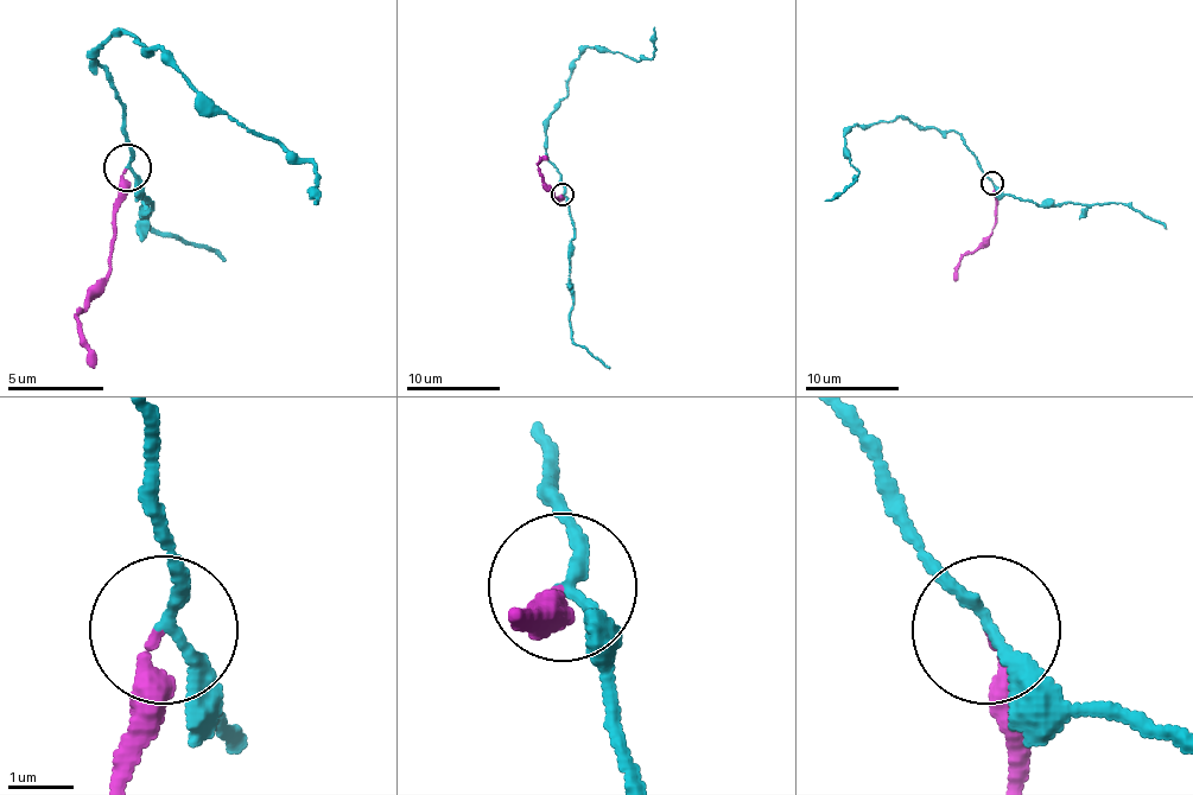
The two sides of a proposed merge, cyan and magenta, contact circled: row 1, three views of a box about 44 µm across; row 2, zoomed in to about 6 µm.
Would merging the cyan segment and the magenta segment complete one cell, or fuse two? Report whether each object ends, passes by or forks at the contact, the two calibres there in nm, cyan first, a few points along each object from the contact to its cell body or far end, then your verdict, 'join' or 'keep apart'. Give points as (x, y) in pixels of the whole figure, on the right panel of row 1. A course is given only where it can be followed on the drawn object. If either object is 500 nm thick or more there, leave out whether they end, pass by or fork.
cyan passes by | magenta ends | 170/200 nm | cyan via (991, 183), (954, 132), (919, 129), (901, 118), (861, 125), (845, 137), (850, 161), (858, 171), (824, 201) | magenta via (991, 183), (996, 224), (987, 239), (966, 255), (954, 280) | keep apart

